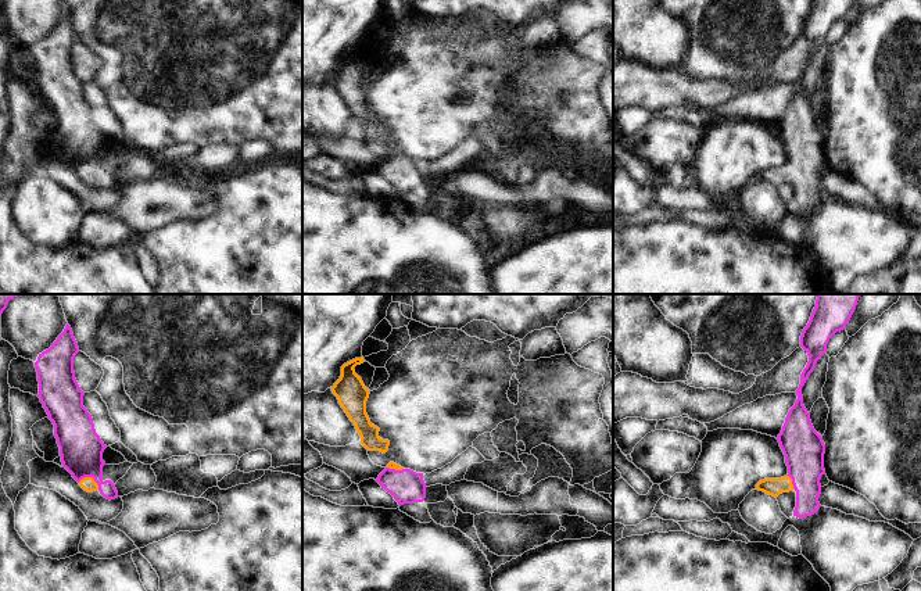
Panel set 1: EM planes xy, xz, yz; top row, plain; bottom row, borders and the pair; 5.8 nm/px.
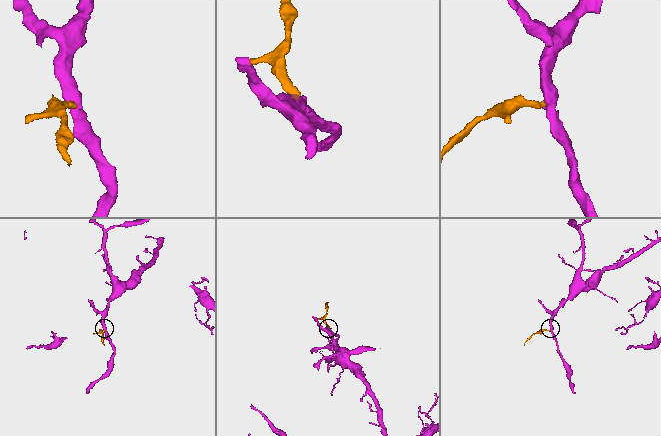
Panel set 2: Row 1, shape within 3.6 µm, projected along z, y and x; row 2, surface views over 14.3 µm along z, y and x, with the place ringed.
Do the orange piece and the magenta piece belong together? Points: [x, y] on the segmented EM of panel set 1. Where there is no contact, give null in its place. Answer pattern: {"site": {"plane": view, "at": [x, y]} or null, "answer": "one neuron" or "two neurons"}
{"site": {"plane": "xy", "at": [90, 477]}, "answer": "one neuron"}

